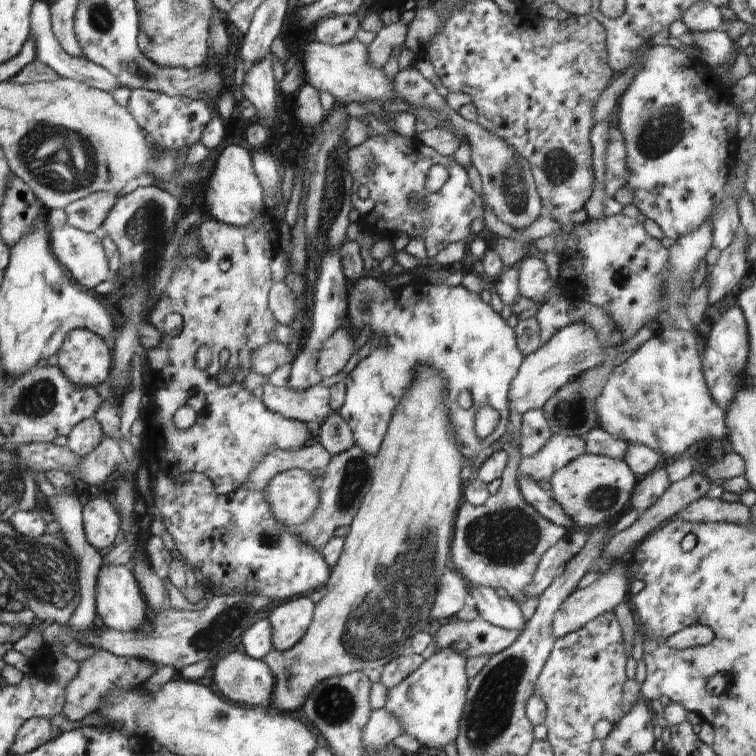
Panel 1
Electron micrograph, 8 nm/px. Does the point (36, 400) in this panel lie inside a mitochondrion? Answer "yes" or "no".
yes

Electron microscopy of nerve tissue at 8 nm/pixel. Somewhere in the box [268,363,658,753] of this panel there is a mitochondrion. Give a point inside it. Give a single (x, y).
(381, 625)

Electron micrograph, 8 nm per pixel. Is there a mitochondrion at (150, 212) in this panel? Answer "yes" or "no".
yes

